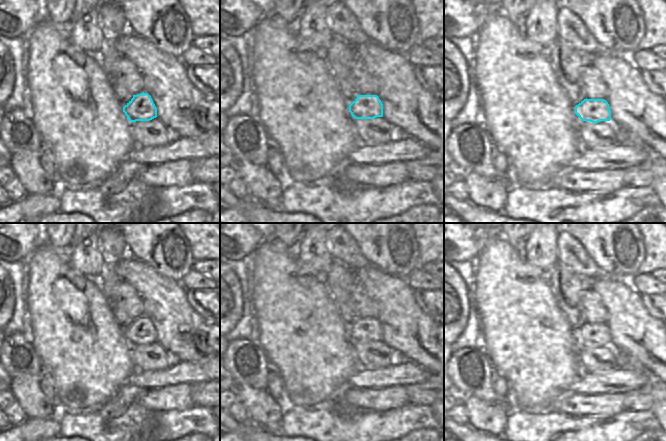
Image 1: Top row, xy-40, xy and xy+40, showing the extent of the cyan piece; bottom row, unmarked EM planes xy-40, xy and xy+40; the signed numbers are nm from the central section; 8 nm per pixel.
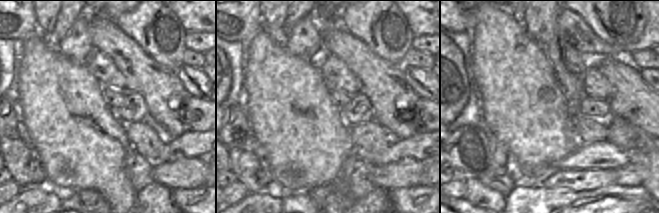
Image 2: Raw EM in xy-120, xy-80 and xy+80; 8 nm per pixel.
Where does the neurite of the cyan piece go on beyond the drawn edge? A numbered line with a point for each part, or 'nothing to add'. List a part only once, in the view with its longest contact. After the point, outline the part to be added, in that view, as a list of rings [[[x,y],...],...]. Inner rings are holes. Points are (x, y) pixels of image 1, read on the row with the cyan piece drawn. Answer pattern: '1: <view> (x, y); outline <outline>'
nothing to add

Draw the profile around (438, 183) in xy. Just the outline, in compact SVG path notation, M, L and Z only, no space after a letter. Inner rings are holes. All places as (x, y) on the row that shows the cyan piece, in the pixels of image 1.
M436 177L431 184L441 202L441 205L444 205L444 177Z

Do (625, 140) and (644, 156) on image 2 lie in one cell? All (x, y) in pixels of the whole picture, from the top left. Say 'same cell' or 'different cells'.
same cell

